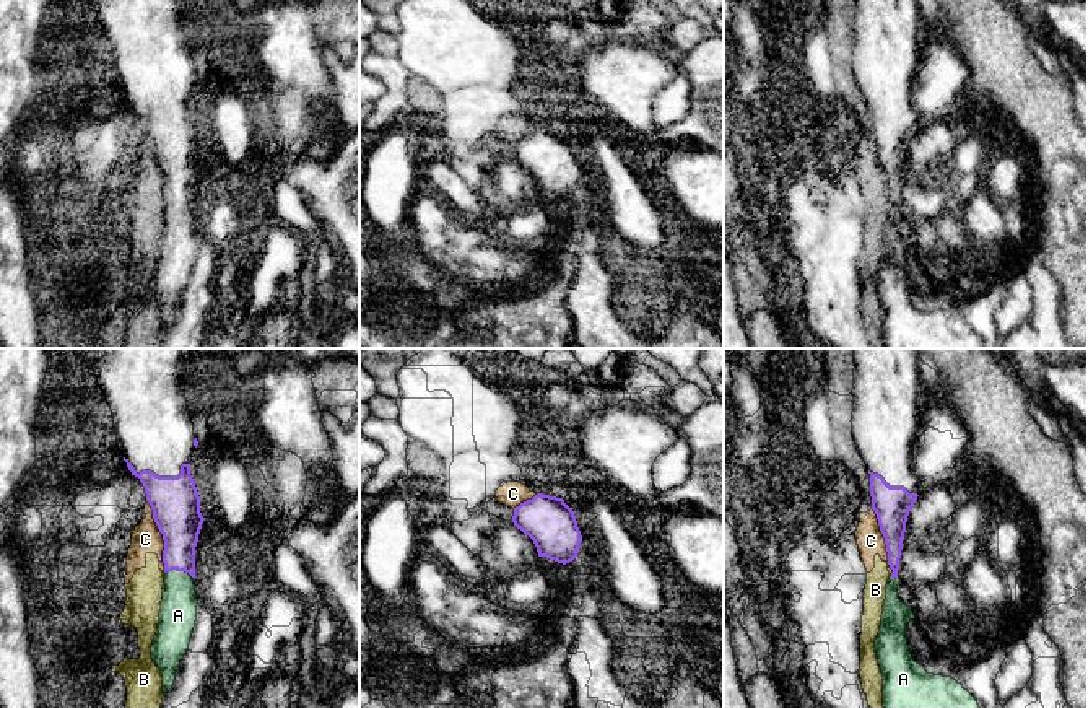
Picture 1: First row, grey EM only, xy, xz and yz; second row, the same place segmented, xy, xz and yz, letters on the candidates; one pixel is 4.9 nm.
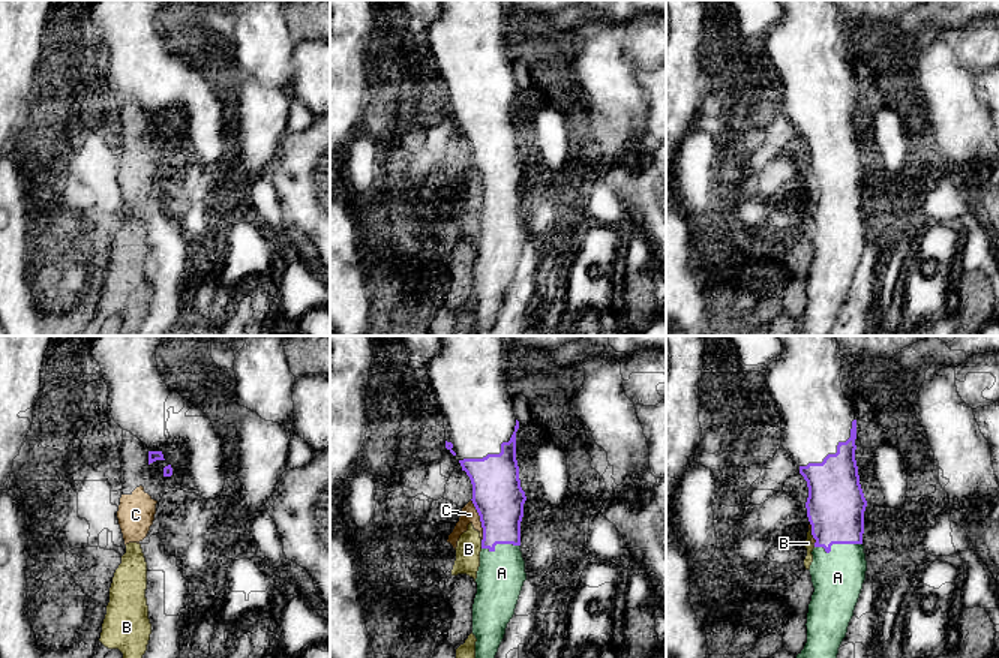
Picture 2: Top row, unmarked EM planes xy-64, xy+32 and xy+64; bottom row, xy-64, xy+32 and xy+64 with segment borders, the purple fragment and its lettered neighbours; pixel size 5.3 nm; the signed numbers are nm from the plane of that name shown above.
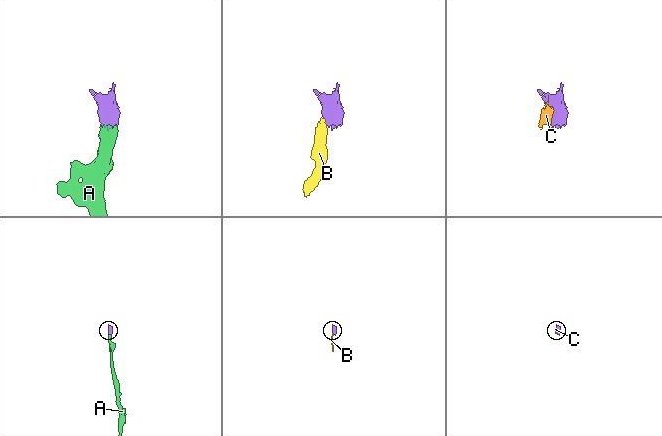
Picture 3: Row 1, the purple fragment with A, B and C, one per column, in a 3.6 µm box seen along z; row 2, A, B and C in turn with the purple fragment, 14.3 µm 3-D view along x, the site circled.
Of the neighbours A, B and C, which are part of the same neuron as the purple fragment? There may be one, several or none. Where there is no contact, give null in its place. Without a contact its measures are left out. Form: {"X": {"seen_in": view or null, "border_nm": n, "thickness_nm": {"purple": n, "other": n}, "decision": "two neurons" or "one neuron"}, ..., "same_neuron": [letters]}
{"A": {"seen_in": "xy", "border_nm": 160, "thickness_nm": {"purple": 220, "other": 180}, "decision": "one neuron"}, "B": {"seen_in": null, "decision": "two neurons"}, "C": {"seen_in": "xy", "border_nm": 380, "thickness_nm": {"purple": 240, "other": 140}, "decision": "two neurons"}, "same_neuron": ["A"]}

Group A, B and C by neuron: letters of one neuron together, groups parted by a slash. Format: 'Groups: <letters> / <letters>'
Groups: A / B C

